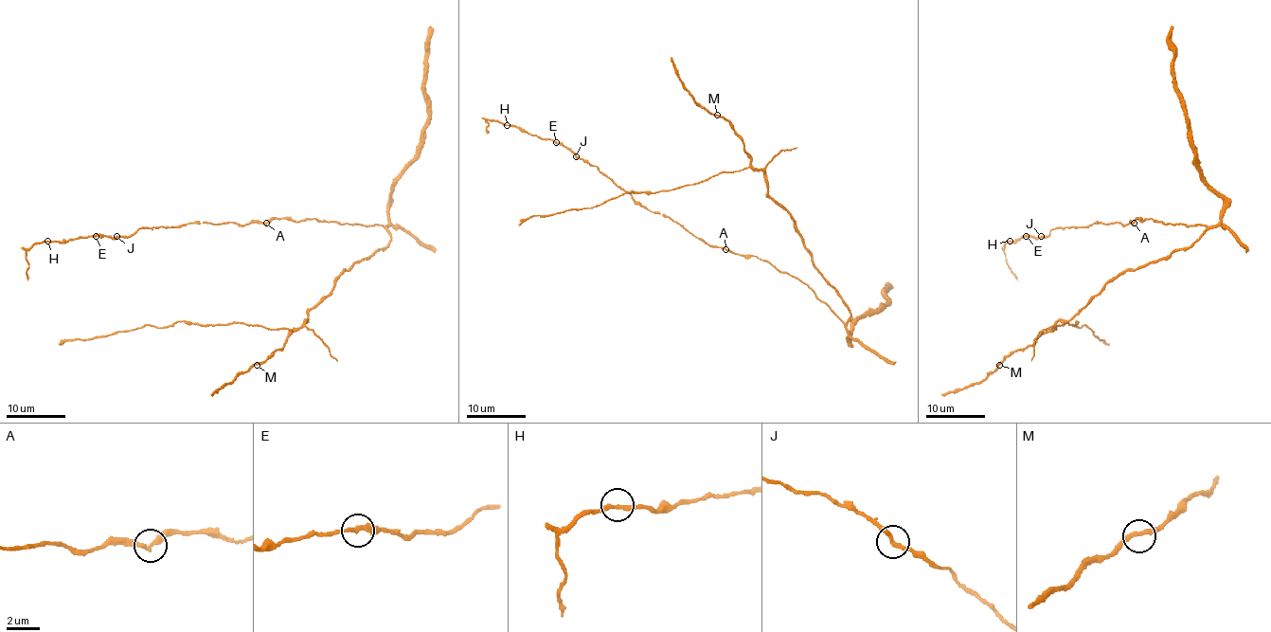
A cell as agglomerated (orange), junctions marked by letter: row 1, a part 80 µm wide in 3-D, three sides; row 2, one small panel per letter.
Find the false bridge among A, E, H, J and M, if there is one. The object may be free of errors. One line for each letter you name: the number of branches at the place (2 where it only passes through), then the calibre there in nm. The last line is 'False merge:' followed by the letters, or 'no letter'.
False merge: no letter

